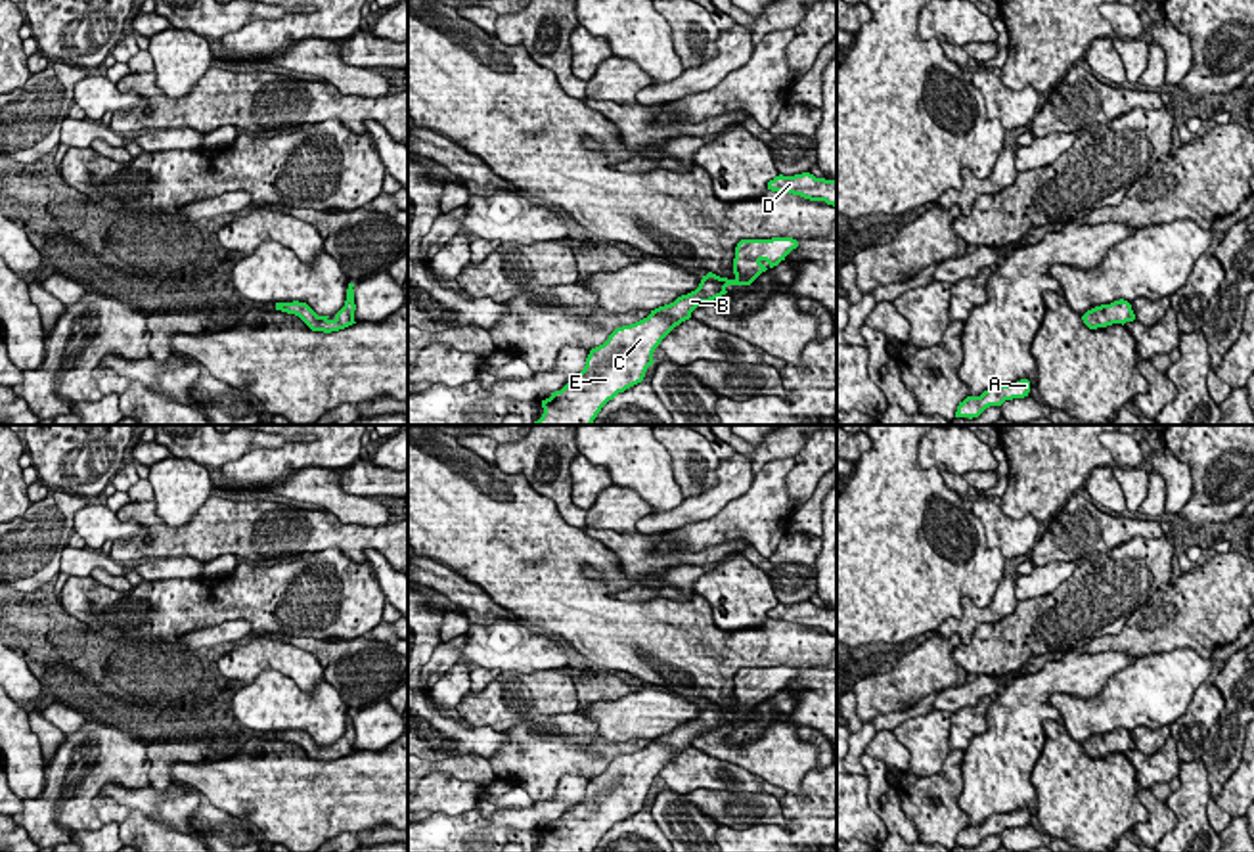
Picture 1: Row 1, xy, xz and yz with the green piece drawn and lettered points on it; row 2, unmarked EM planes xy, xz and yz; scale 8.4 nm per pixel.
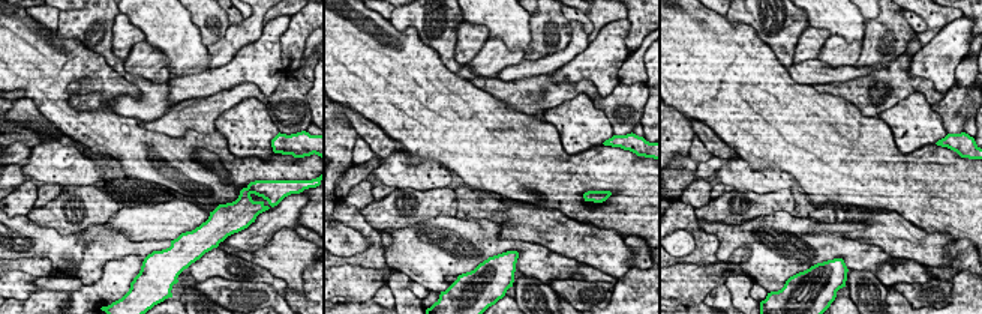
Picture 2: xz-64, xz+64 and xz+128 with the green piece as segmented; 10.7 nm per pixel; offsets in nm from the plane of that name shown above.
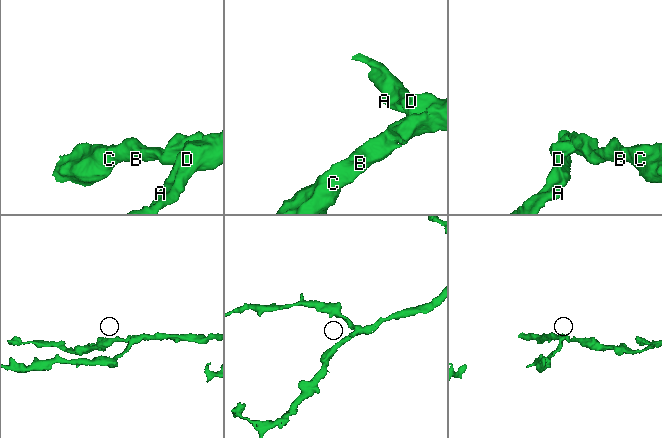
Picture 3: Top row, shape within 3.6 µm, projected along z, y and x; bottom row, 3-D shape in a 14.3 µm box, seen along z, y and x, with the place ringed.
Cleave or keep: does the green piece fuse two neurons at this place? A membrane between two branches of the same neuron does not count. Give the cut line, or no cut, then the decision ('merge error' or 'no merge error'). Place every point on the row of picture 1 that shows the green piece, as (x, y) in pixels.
no cut; no merge error

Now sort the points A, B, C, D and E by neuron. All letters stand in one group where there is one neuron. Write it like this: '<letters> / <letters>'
A B C D E

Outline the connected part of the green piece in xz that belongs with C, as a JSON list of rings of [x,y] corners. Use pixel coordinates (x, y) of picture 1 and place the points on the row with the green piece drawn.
[[[793,237],[741,239],[733,280],[708,272],[695,291],[651,310],[636,324],[616,327],[603,345],[590,350],[584,370],[571,383],[542,400],[544,414],[532,425],[592,425],[609,400],[643,381],[655,362],[655,348],[697,306],[726,295],[728,285],[750,285],[796,247]]]

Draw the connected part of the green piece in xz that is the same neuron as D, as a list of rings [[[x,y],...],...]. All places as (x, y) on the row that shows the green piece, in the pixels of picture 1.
[[[810,172],[795,176],[779,174],[768,182],[768,190],[800,195],[810,201],[825,201],[837,207],[837,180],[816,178]]]

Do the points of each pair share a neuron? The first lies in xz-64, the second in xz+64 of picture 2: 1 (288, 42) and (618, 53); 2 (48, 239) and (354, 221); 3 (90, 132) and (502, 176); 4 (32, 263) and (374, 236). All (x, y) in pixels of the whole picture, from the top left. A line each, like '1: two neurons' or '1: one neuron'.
1: two neurons
2: two neurons
3: one neuron
4: one neuron

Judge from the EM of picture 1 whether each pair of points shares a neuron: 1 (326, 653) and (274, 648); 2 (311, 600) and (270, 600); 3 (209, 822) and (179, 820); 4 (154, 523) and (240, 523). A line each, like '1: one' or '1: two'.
1: two
2: one
3: two
4: one

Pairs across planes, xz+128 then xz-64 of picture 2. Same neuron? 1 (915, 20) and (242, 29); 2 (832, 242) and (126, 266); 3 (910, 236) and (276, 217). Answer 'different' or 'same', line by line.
1: different
2: different
3: different

